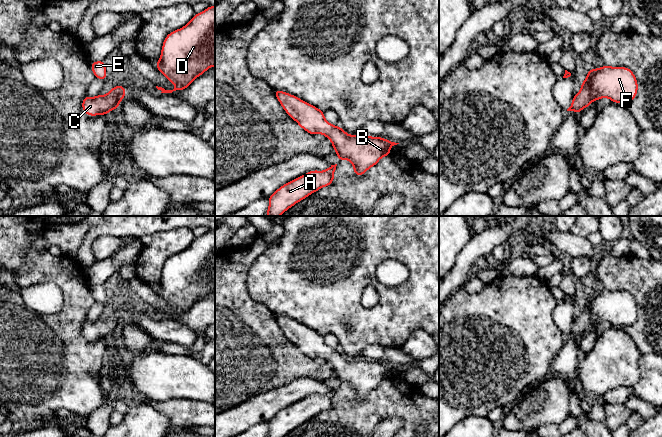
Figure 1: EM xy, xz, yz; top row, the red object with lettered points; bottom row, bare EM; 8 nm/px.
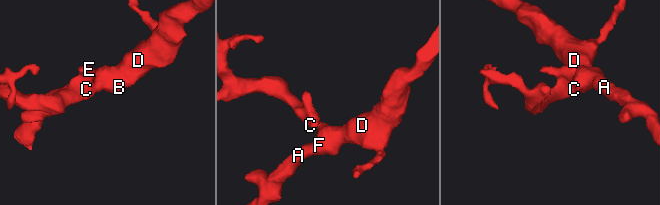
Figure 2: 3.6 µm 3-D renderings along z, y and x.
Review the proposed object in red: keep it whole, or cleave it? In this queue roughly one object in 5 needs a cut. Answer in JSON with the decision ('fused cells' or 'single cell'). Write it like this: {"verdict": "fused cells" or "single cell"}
{"verdict": "single cell"}

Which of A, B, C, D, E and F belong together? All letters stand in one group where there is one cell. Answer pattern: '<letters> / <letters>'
A B C D E F

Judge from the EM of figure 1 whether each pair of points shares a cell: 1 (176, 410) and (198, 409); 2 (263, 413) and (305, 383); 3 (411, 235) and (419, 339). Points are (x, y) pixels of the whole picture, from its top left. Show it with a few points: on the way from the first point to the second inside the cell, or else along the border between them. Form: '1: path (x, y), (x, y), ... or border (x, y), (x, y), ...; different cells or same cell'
1: path (181, 410), (193, 410); same cell
2: path (273, 403), (278, 398), (295, 391); same cell
3: border (428, 332), (416, 329), (401, 345); different cells

